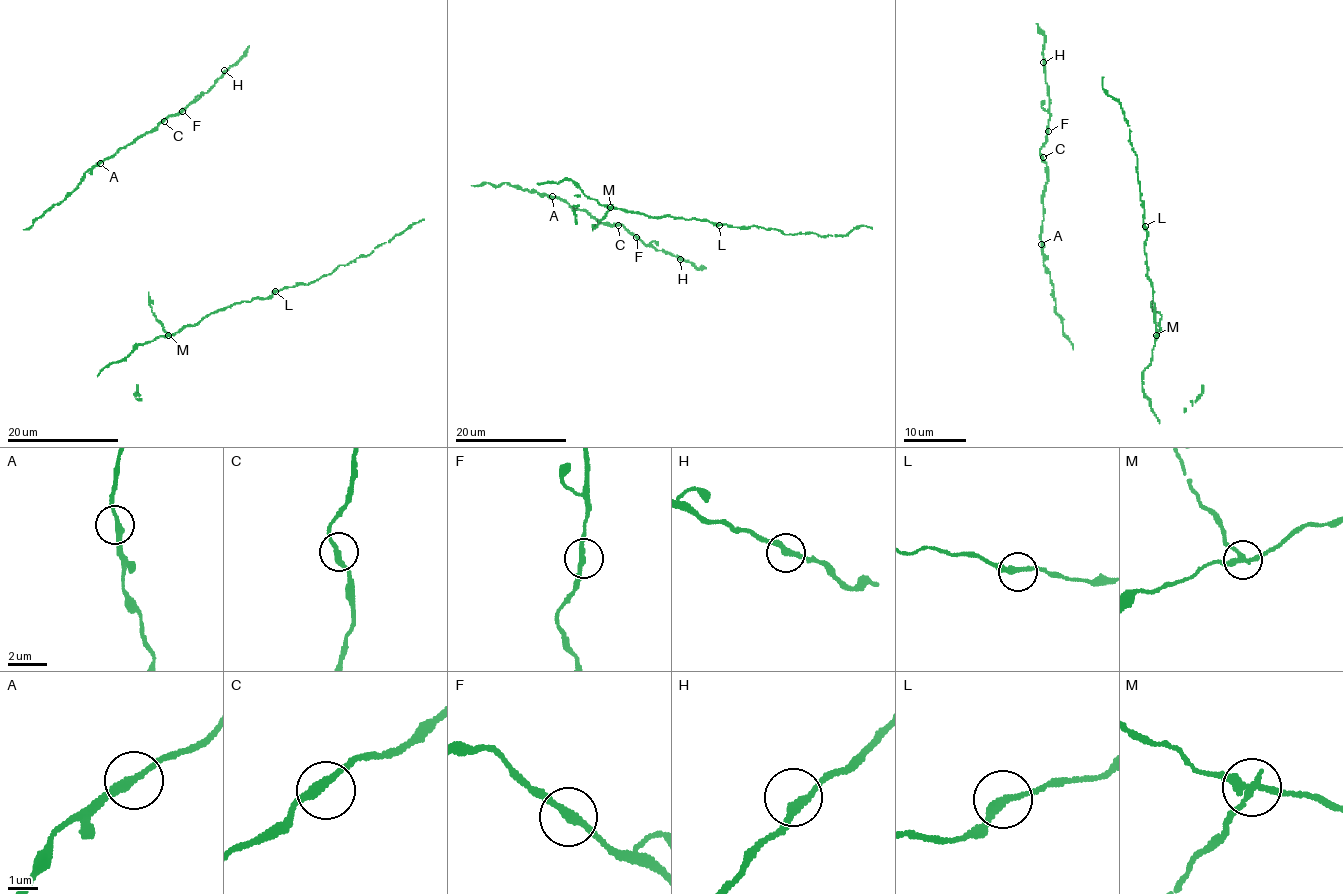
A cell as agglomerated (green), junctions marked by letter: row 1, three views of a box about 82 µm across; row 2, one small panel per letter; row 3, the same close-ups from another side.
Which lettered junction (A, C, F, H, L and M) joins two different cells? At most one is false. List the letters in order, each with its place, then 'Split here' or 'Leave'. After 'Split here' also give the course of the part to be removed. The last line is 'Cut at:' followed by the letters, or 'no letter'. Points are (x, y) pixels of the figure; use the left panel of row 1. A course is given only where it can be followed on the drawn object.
A: Place: (100, 163). Leave
C: Place: (164, 121). Leave
F: Place: (182, 111). Leave
H: Place: (224, 70). Leave
L: Place: (275, 291). Leave
M: Place: (168, 335). Split here. Course of the part to remove: (168, 335), (152, 312), (149, 292)
Cut at: M

